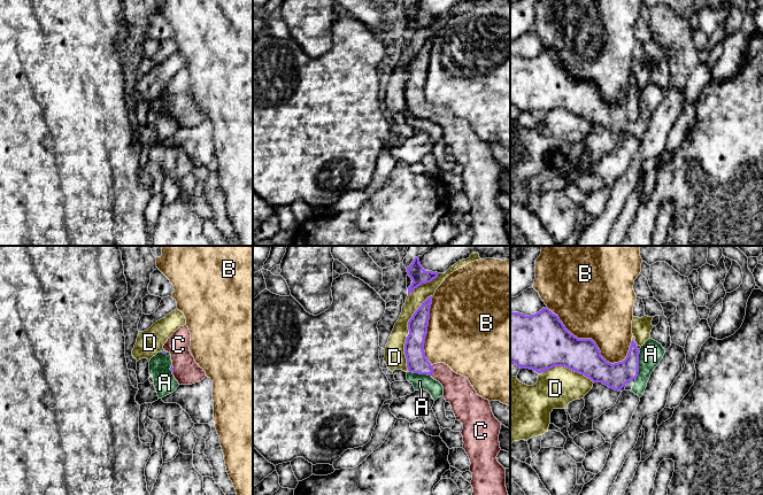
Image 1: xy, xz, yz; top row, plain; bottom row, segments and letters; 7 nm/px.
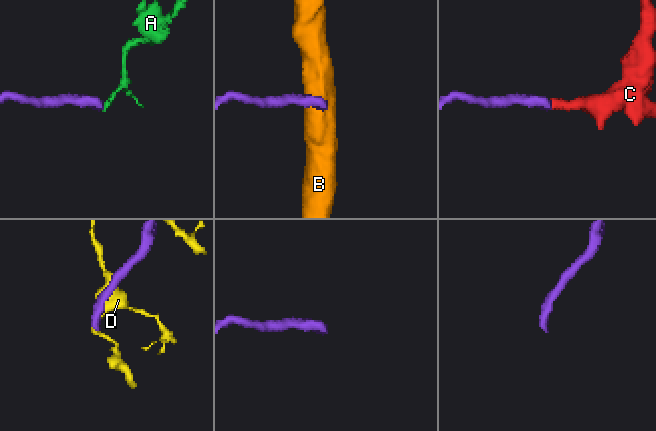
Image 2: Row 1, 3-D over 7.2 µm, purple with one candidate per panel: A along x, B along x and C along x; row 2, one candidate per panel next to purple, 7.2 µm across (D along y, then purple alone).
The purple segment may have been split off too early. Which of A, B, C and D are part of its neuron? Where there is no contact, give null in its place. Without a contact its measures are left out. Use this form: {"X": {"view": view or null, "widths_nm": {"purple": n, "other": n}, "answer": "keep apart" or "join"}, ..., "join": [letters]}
{"A": {"view": "yz", "widths_nm": {"purple": 180, "other": 160}, "answer": "keep apart"}, "B": {"view": "yz", "widths_nm": {"purple": 280, "other": 500}, "answer": "keep apart"}, "C": {"view": "xz", "widths_nm": {"purple": 140, "other": 200}, "answer": "join"}, "D": {"view": "xz", "widths_nm": {"purple": 140, "other": 140}, "answer": "keep apart"}, "join": ["C"]}

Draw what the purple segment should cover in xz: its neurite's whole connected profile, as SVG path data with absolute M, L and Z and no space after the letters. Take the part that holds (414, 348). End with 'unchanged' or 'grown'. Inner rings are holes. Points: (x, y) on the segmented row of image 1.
M427 297L408 322L404 355L409 372L427 374L444 387L444 397L452 405L456 420L463 424L463 449L470 459L472 495L508 495L506 469L498 462L501 423L494 417L488 400L483 399L468 378L455 373L445 363L431 364L425 357L432 297Z; grown

